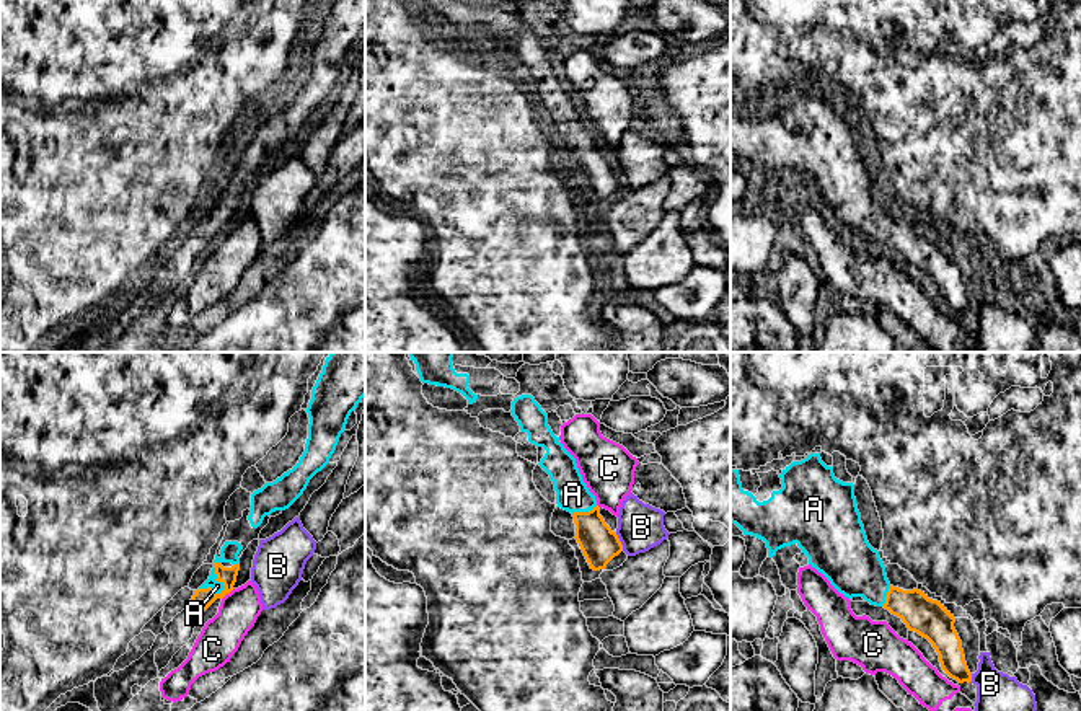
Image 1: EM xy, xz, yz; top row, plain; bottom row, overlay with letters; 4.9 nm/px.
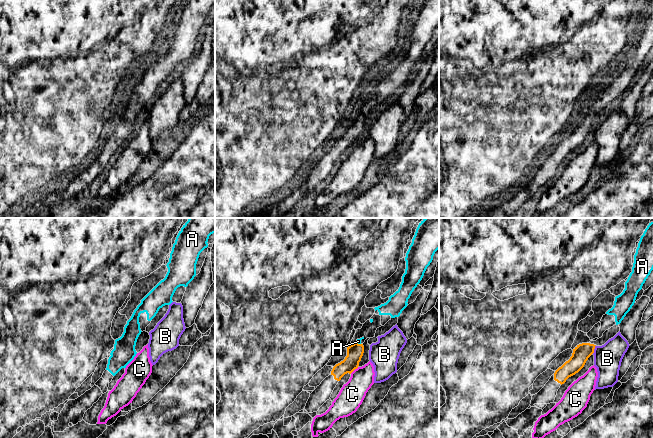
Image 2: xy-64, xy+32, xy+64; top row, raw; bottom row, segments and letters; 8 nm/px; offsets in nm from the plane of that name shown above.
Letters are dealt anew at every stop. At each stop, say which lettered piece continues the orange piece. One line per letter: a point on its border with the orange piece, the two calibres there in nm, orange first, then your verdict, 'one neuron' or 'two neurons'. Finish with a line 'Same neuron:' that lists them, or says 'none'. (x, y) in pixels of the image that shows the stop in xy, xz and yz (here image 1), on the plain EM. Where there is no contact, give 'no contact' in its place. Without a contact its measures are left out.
A: xy (219, 216) | 100/50 nm | one neuron
B: xz (620, 176) | 180/220 nm | two neurons
C: xy (227, 227) | 100/200 nm | two neurons
Same neuron: A

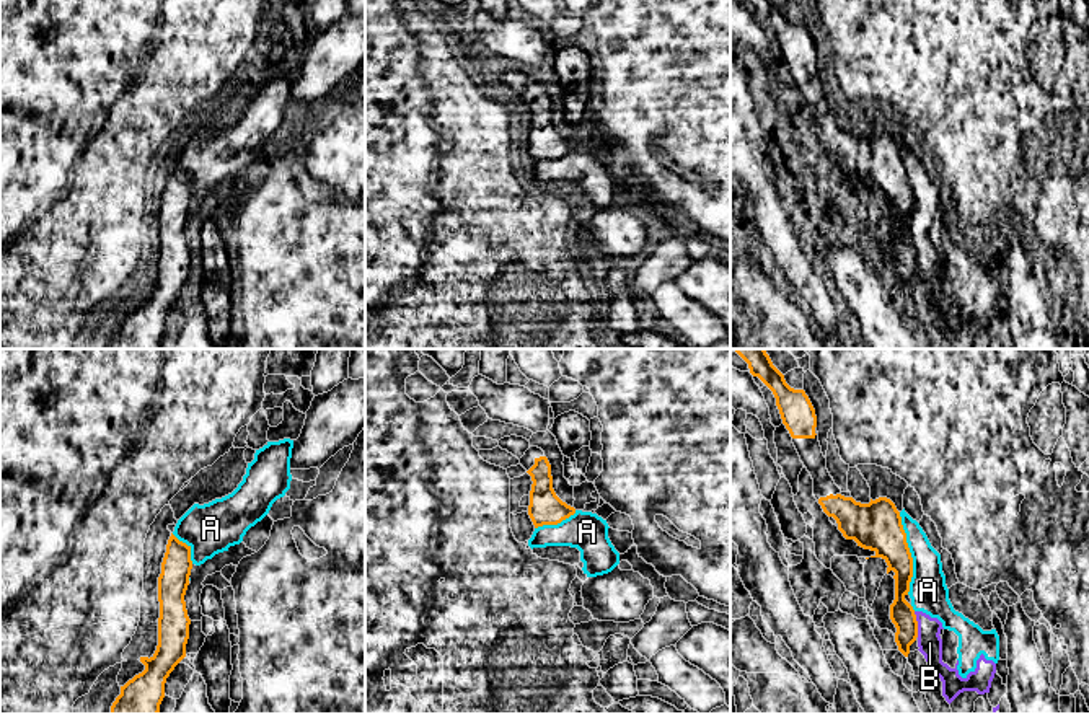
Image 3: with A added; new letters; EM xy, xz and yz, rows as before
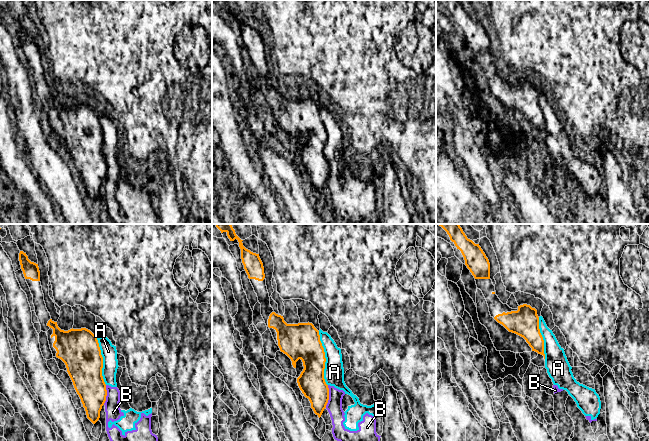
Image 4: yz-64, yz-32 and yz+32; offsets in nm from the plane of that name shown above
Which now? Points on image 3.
A: yz (910, 188) | 240/190 nm | two neurons
B: yz (917, 260) | 120/120 nm | two neurons
Same neuron: none

